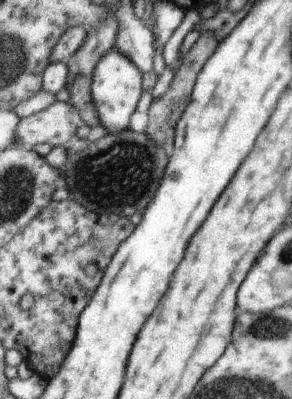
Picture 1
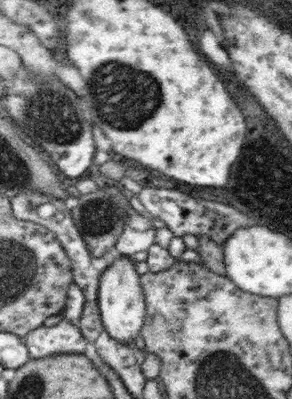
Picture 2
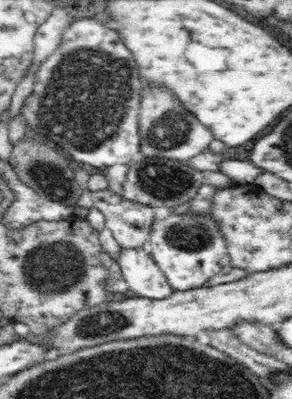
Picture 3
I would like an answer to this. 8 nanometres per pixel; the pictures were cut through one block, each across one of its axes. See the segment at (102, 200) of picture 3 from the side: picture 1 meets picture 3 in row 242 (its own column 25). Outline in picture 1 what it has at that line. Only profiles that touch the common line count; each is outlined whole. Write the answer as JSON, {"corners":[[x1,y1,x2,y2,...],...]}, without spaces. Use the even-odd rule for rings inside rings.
{"corners":[[53,102,43,112,19,120,15,146,33,148,35,144,49,144,51,148,63,148,75,138,81,124,83,122,75,106]]}

